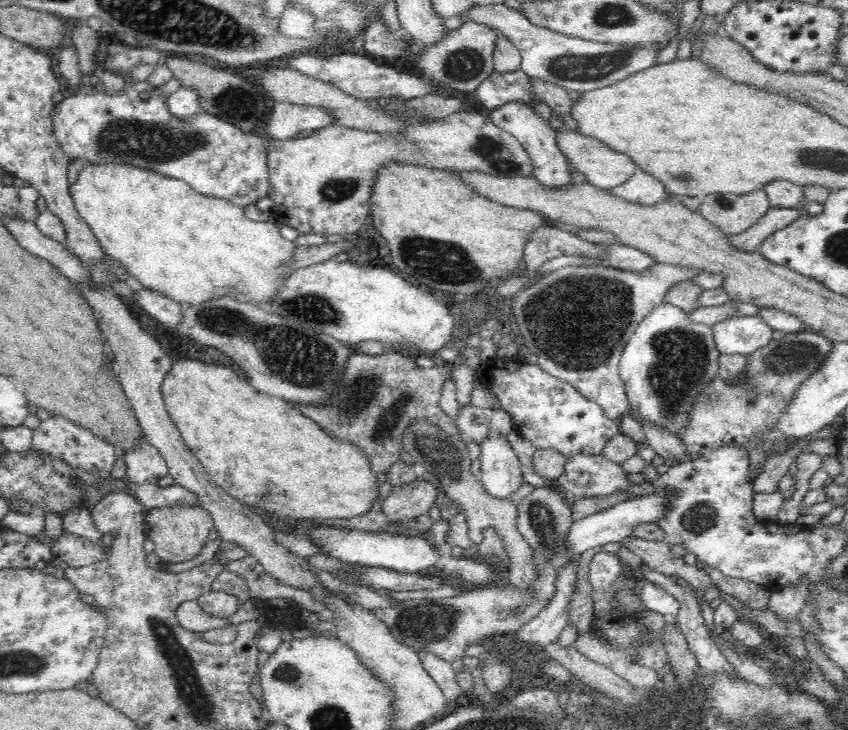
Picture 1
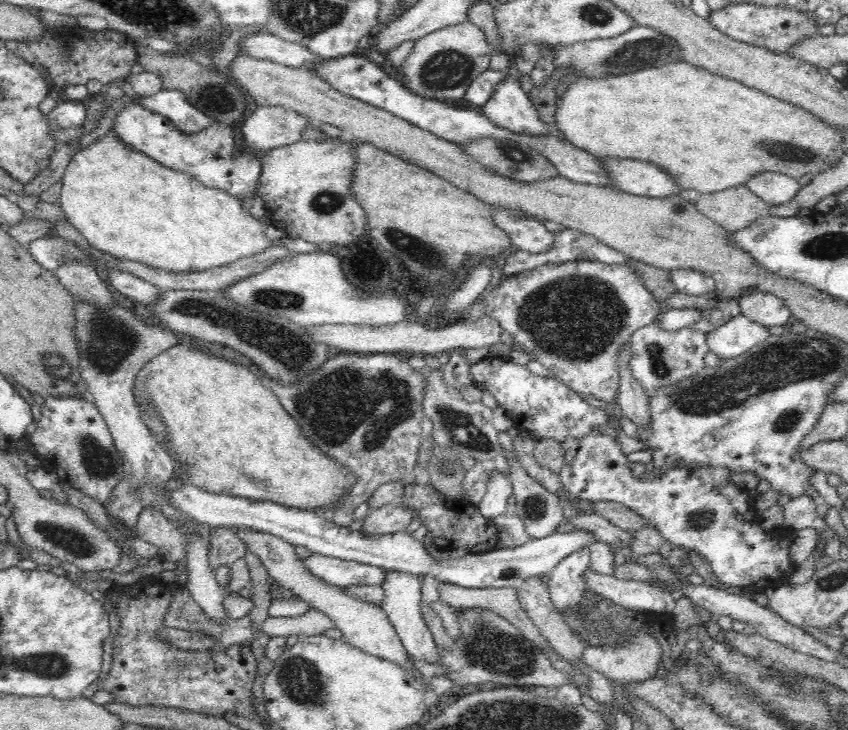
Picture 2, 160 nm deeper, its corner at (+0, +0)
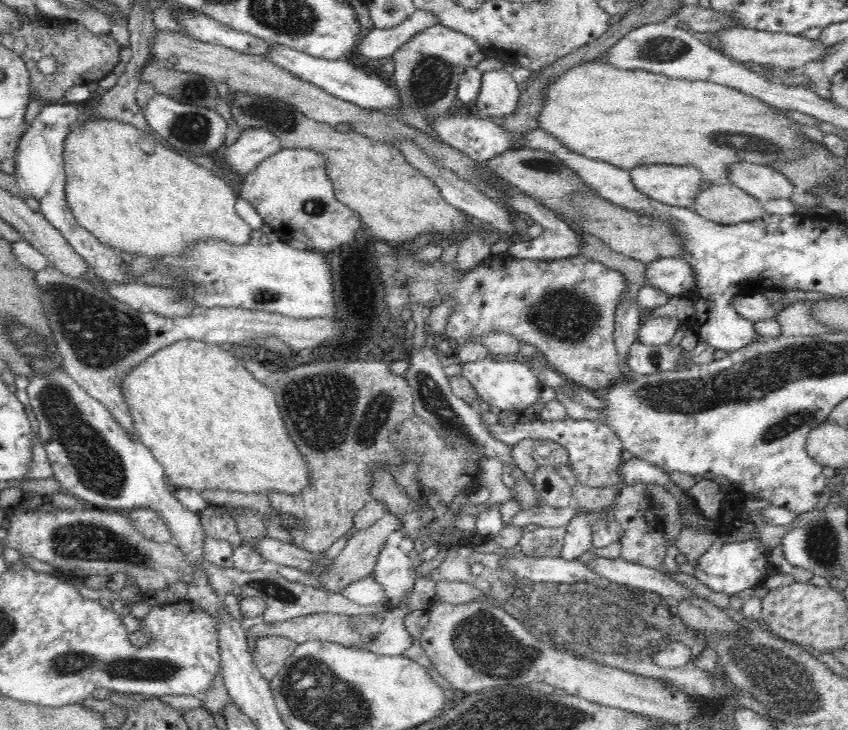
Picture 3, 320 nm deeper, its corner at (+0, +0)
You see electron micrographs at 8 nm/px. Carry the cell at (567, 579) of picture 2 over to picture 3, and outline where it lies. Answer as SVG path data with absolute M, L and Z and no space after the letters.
M580 509L581 512L585 512L585 516L584 517L579 517L578 519L572 519L570 520L570 524L568 524L568 526L566 526L566 529L563 530L562 532L565 535L564 538L564 542L563 542L563 548L561 549L561 557L564 560L578 560L578 558L580 558L580 556L582 556L582 554L586 554L586 552L588 552L588 550L590 550L590 545L592 544L592 539L593 539L593 528L590 527L589 522L587 522L587 518L586 517L586 511L584 511L584 509Z

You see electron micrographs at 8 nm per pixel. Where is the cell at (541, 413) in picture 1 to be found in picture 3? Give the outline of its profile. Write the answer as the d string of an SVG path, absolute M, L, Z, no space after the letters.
M489 357L479 362L464 363L463 376L475 386L484 406L519 413L520 409L536 406L540 400L542 385L532 372L530 362L523 359L517 362L494 362Z

